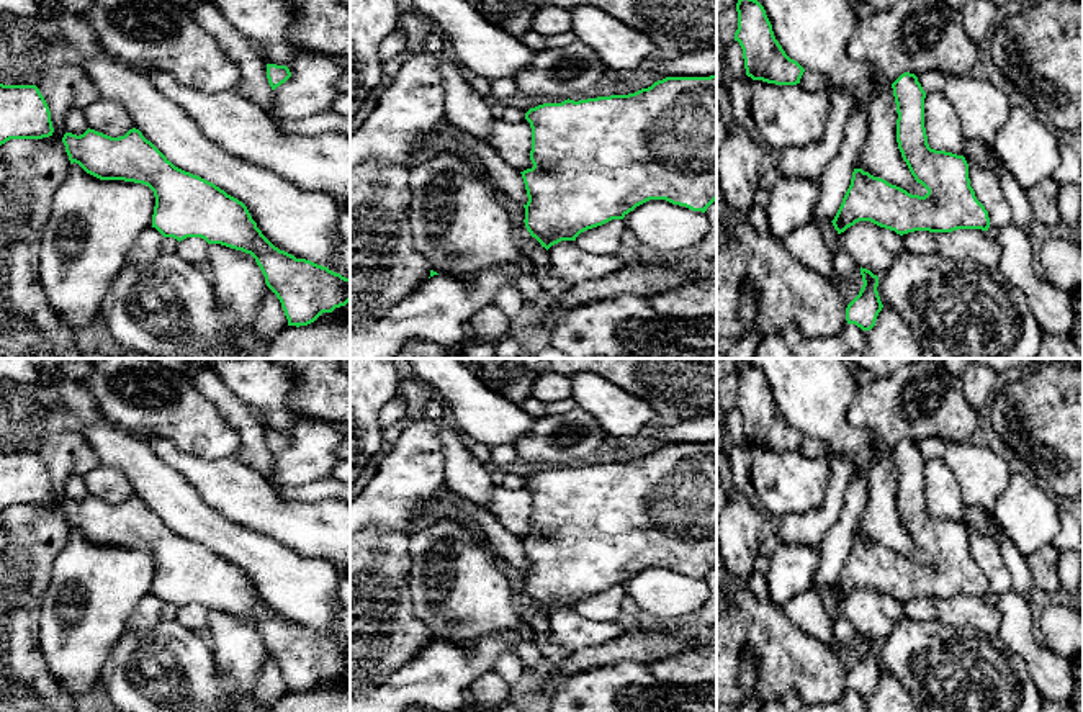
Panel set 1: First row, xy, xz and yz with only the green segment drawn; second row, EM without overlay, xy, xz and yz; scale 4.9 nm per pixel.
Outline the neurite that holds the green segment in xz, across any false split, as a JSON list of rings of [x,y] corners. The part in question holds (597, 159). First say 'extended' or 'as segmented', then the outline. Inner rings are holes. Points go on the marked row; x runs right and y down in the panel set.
as segmented | [[[717,75],[666,77],[628,95],[564,100],[530,108],[532,169],[522,173],[528,201],[525,228],[546,250],[612,219],[623,219],[649,200],[666,200],[705,213],[717,200]]]

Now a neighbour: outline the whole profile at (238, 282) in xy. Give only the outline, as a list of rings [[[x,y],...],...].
[[[208,244],[206,272],[216,304],[232,316],[240,329],[252,329],[267,283],[250,254],[221,244]]]

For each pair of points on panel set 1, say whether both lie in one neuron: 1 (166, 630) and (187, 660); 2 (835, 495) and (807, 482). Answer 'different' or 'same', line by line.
1: same
2: different

